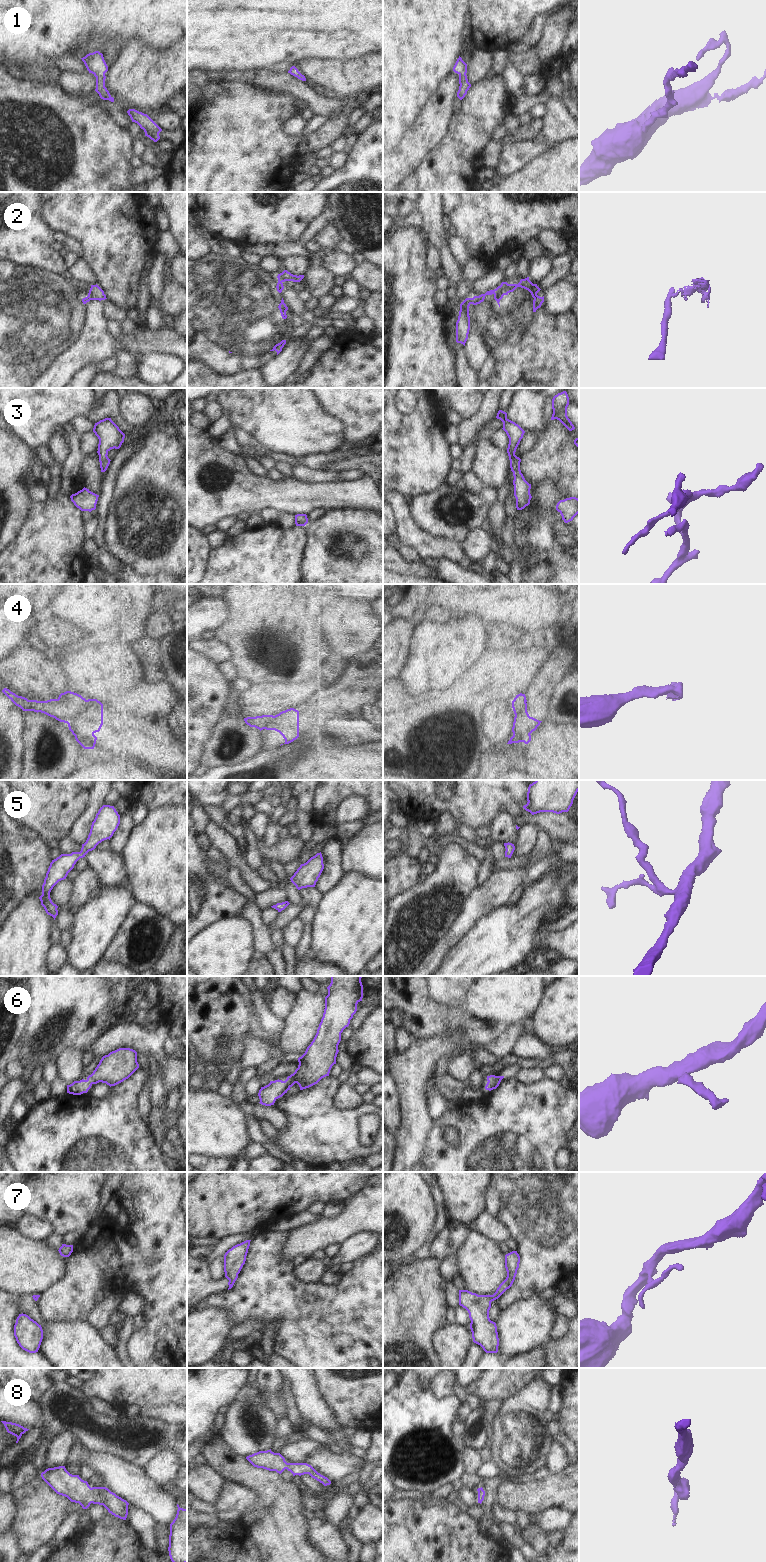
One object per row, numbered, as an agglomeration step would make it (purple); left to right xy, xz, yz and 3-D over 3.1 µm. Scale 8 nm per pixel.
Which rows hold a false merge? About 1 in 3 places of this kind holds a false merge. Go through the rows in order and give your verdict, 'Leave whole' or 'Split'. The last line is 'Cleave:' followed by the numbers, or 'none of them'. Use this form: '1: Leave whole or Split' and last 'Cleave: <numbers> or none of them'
1: Leave whole
2: Split
3: Leave whole
4: Split
5: Leave whole
6: Leave whole
7: Leave whole
8: Leave whole
Cleave: 2, 4.

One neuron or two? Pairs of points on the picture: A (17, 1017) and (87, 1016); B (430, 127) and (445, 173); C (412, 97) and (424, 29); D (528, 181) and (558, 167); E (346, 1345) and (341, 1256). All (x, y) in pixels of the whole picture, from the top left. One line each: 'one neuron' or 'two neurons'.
A: two neurons
B: two neurons
C: one neuron
D: one neuron
E: two neurons

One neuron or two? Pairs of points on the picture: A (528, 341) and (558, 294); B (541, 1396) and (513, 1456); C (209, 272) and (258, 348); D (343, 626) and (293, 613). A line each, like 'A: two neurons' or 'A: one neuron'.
A: two neurons
B: one neuron
C: one neuron
D: two neurons

